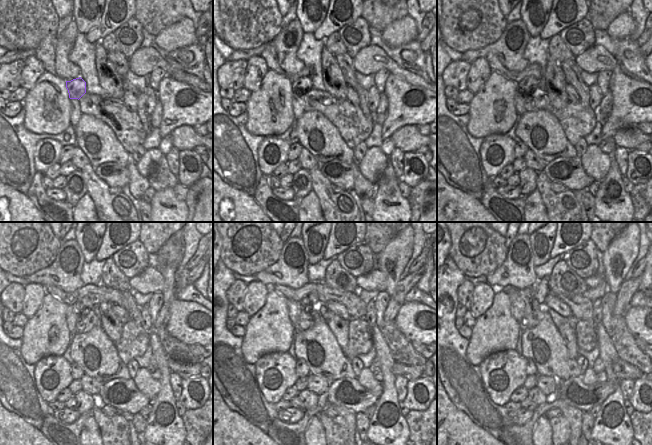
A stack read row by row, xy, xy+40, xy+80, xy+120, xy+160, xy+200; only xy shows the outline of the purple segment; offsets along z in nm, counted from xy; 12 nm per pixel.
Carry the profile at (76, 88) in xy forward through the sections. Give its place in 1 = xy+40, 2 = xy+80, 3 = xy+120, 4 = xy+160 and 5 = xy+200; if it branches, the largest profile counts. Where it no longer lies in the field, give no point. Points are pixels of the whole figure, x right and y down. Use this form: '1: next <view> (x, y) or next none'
1: next xy+40 (303, 85)
2: next xy+80 (527, 85)
3: next xy+120 (85, 303)
4: next xy+160 (312, 298)
5: next xy+200 (540, 290)

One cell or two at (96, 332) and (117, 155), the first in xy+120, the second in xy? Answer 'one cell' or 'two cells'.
one cell

